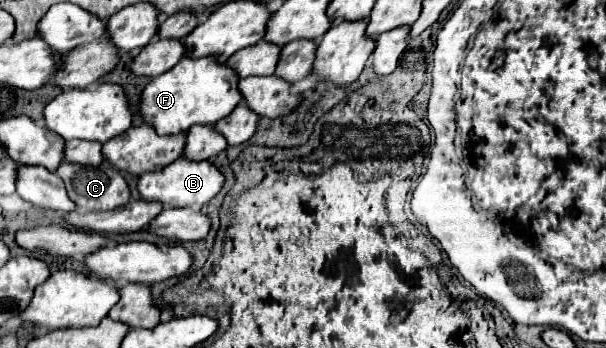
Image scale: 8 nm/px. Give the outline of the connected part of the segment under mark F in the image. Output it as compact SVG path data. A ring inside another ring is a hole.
M183 58L175 68L153 78L143 88L137 102L137 114L143 118L143 124L155 128L159 136L181 134L195 124L215 124L229 116L241 102L241 96L237 96L237 80L239 76L233 76L225 64L217 64L209 58Z

